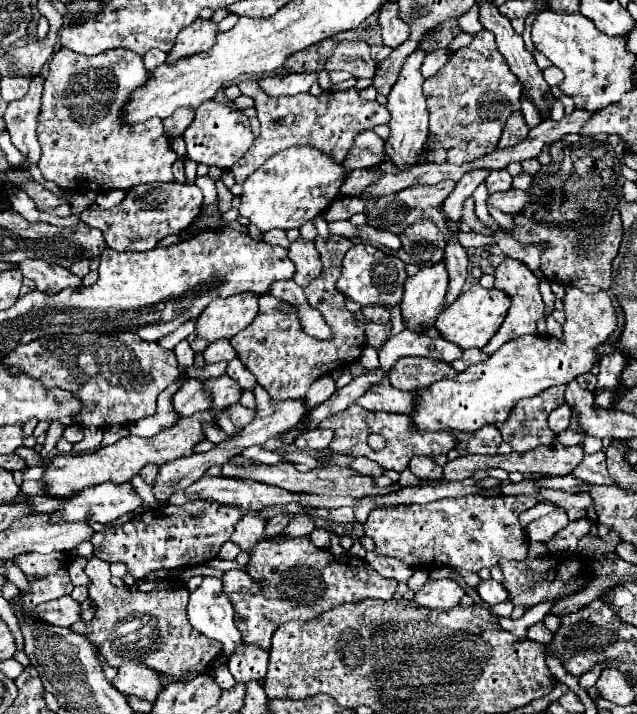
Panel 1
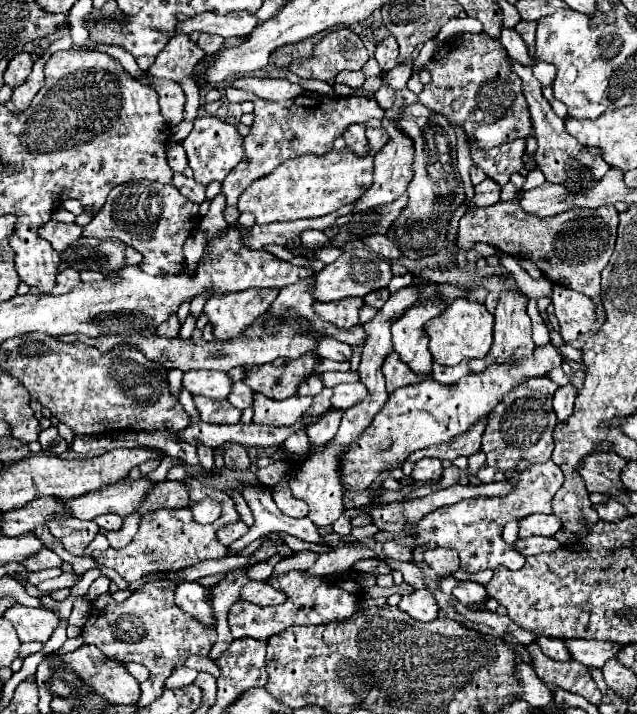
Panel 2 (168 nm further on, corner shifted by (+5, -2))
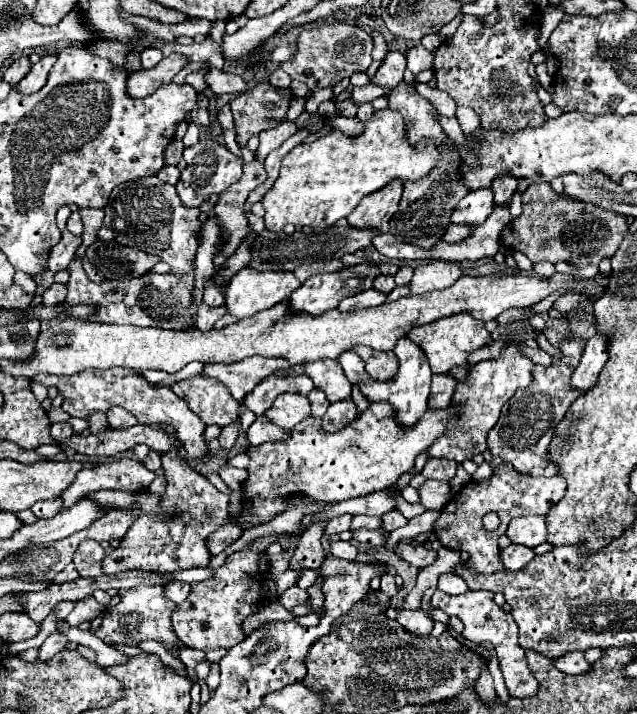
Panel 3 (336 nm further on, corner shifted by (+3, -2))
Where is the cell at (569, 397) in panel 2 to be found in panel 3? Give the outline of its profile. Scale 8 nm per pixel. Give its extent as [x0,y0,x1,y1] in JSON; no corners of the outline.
[572,332,608,390]

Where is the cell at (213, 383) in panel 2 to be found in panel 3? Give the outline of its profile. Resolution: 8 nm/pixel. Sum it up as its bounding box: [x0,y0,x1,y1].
[204,356,290,402]

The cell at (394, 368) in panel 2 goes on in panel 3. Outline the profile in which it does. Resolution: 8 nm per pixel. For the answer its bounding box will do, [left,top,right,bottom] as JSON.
[350,346,398,382]

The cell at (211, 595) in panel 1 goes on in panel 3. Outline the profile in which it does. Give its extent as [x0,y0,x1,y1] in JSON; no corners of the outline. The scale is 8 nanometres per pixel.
[164,582,190,604]

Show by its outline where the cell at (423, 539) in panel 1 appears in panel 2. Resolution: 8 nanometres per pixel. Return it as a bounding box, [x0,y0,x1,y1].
[374,460,564,572]

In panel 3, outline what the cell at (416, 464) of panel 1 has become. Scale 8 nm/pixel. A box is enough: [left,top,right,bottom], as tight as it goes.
[422,458,458,480]

